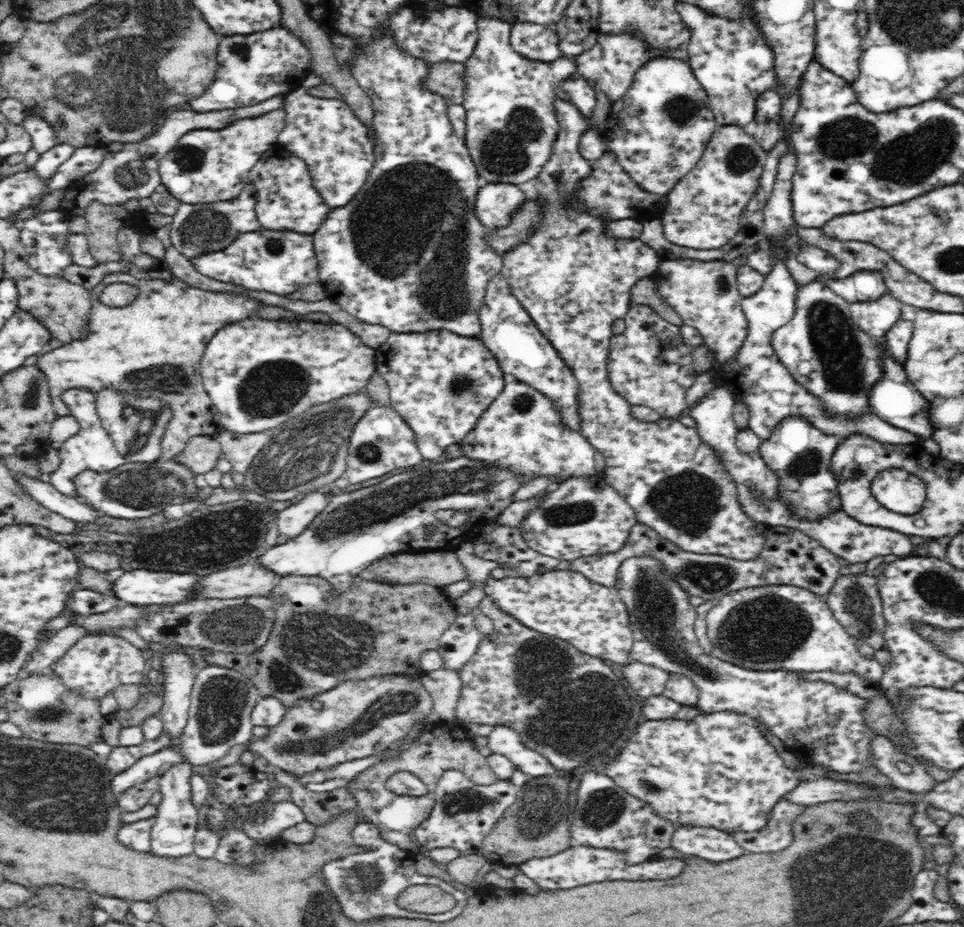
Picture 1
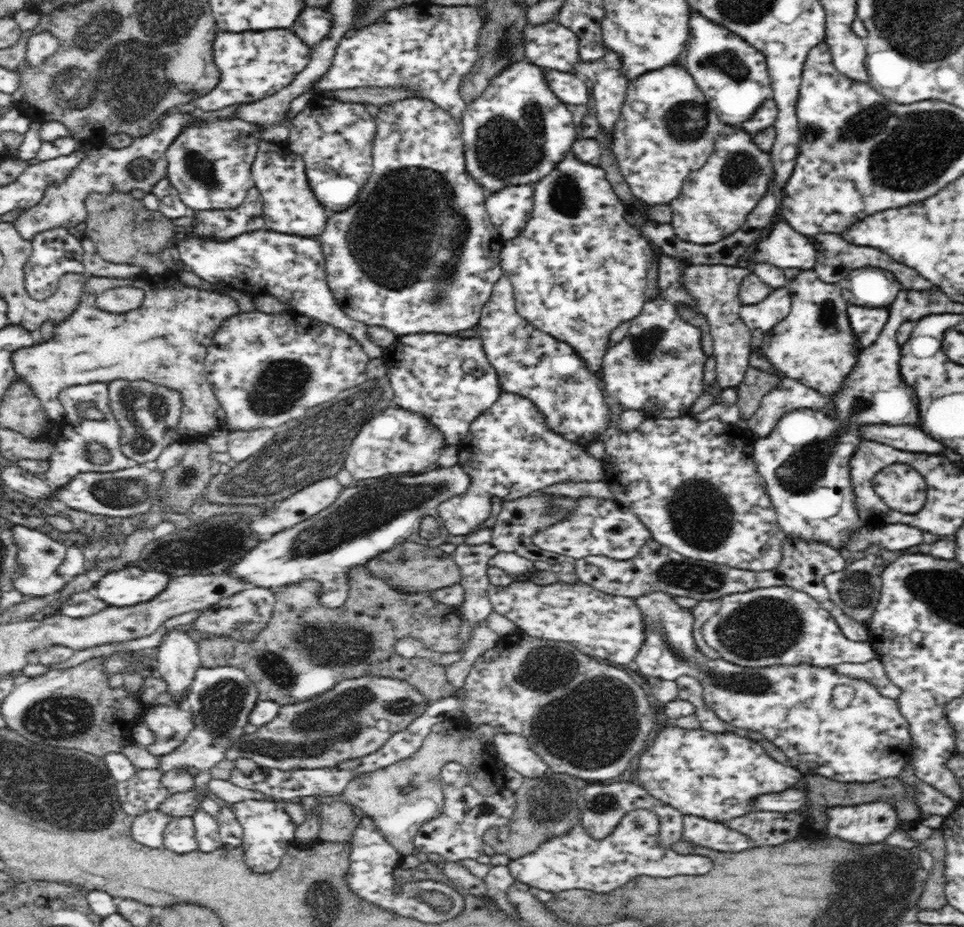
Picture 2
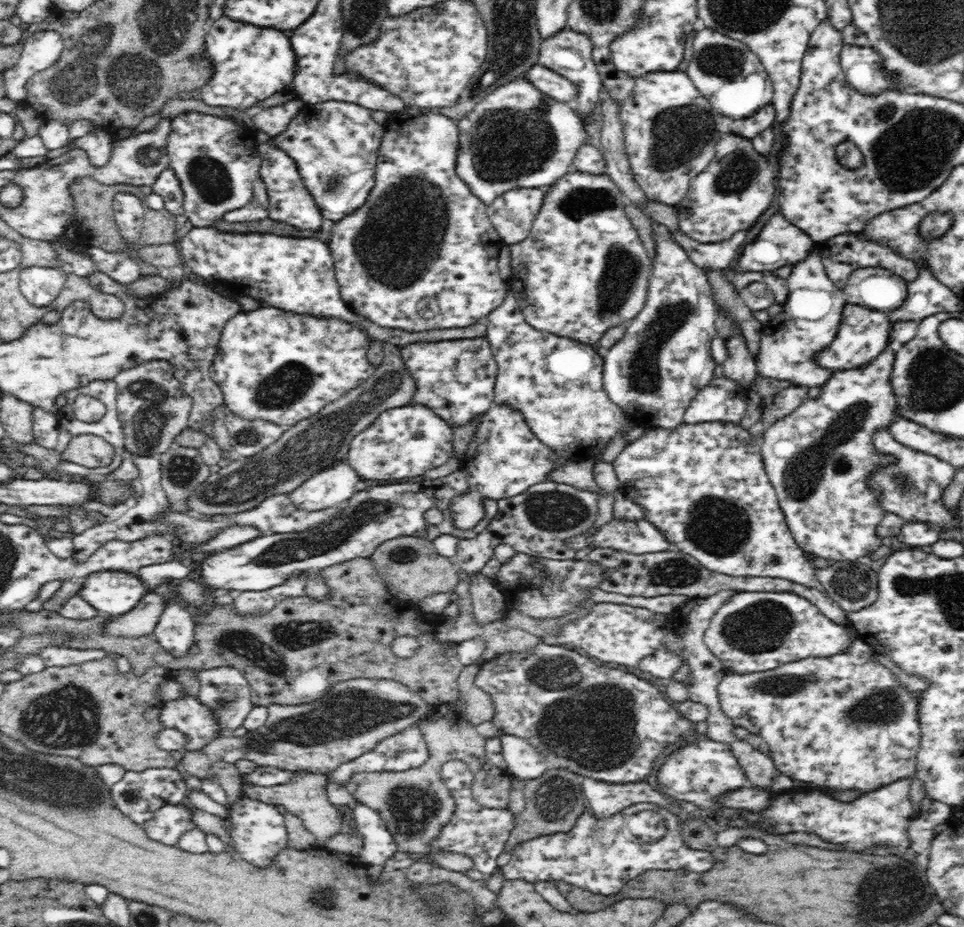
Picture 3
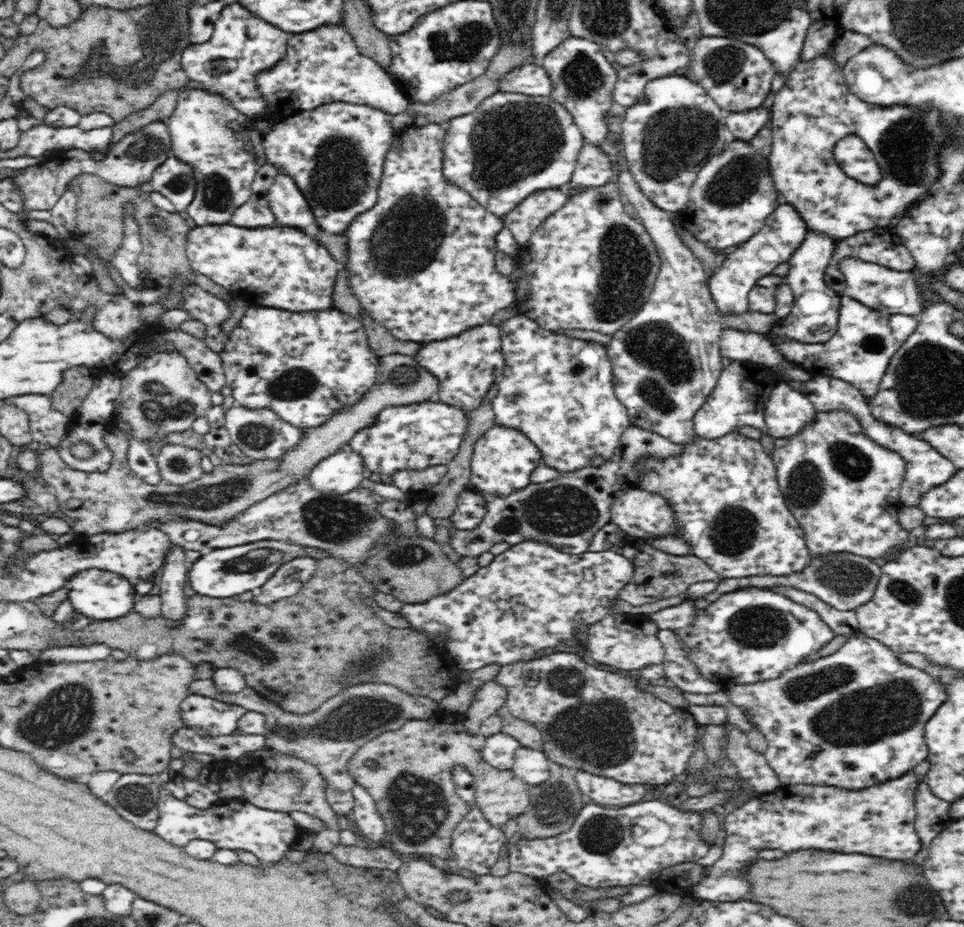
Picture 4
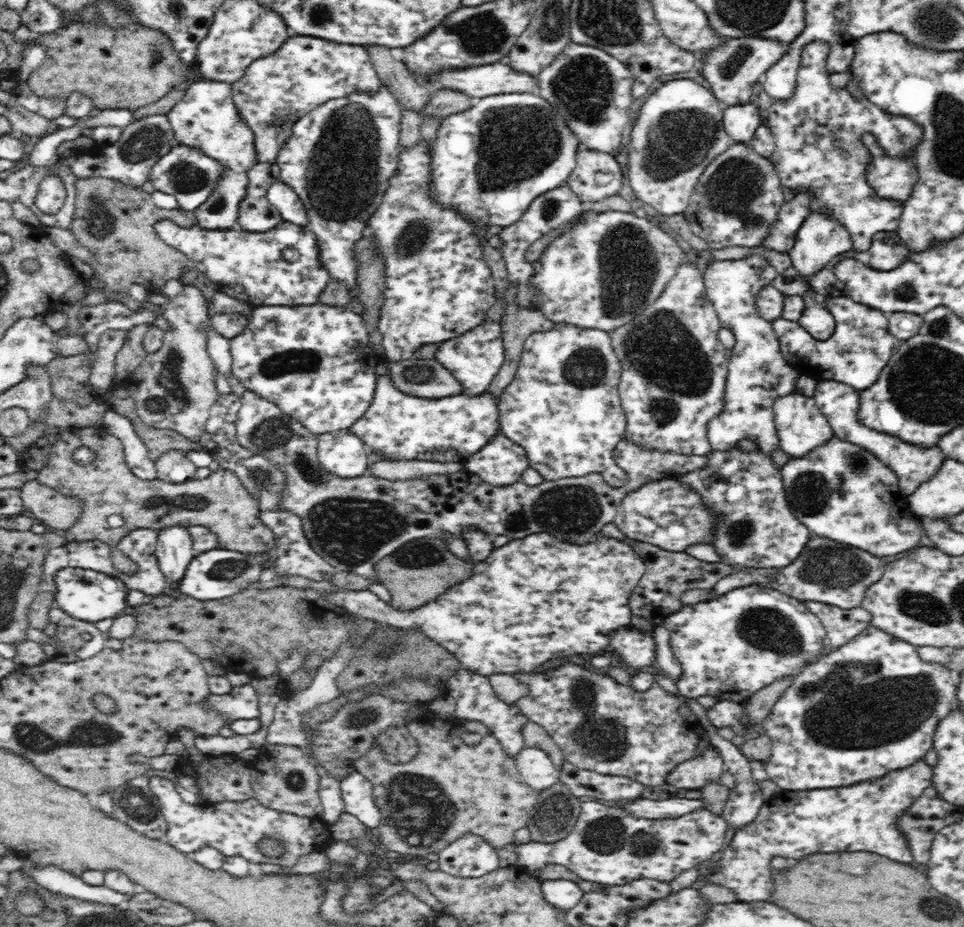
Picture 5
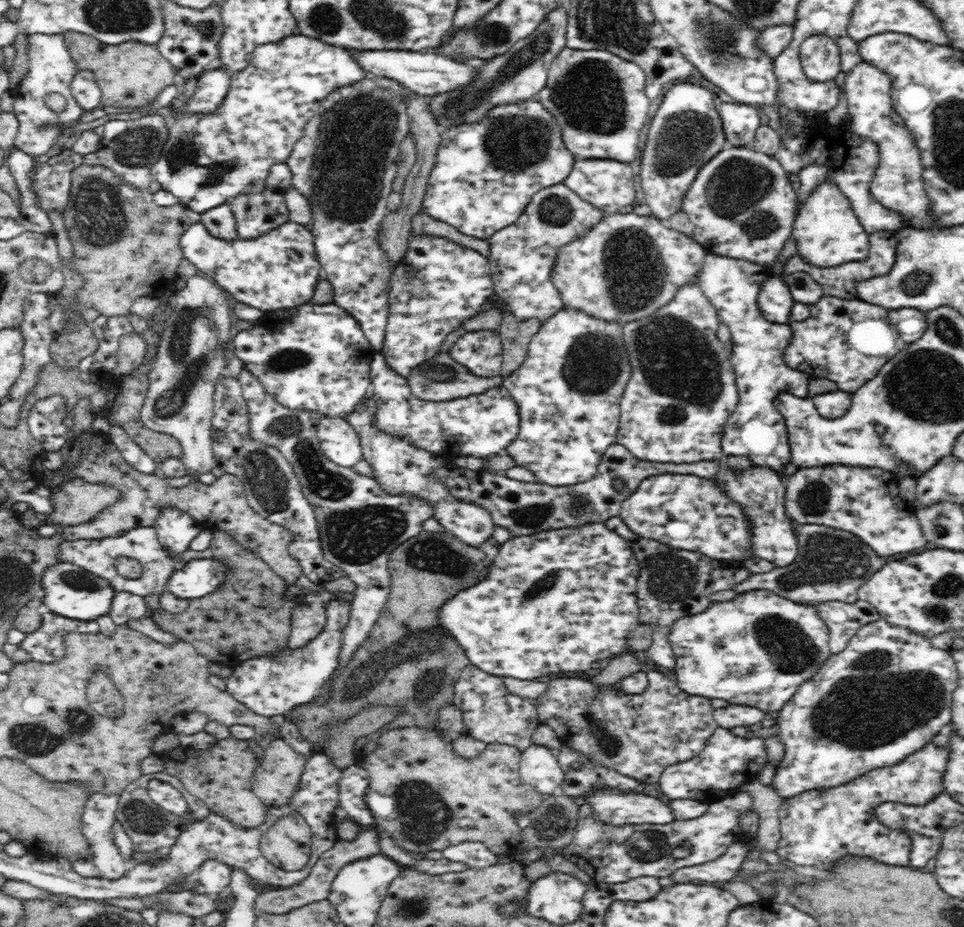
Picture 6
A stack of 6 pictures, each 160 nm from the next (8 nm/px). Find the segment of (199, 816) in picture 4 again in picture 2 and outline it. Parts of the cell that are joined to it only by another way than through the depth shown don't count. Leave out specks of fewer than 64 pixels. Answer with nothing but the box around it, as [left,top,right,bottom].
[130,799,296,874]

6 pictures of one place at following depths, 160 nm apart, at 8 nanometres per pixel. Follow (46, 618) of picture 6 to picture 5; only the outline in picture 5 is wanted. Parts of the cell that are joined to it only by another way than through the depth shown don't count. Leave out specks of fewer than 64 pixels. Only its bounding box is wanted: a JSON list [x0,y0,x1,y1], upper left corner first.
[42,606,106,663]

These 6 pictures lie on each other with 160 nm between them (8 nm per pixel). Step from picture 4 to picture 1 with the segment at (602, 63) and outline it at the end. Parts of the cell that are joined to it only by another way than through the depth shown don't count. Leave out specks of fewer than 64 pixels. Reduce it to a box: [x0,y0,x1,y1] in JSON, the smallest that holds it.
[509,23,564,63]

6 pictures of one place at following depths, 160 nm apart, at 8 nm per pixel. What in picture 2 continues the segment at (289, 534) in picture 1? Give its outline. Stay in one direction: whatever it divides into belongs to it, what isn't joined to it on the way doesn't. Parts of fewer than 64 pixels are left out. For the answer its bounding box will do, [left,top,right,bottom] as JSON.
[252,478,343,534]

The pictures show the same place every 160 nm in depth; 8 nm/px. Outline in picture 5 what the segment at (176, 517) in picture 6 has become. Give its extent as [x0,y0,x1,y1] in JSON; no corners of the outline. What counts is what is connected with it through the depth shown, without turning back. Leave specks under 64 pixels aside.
[156,527,195,585]

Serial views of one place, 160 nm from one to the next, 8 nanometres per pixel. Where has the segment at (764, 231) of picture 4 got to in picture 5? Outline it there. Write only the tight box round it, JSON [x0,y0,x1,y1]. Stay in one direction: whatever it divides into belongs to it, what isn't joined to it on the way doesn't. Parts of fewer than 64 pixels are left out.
[703,195,809,454]

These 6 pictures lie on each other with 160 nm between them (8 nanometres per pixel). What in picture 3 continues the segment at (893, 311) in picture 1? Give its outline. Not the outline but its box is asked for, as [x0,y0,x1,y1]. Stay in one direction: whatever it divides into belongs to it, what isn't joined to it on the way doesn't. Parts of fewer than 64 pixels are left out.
[816,304,890,373]

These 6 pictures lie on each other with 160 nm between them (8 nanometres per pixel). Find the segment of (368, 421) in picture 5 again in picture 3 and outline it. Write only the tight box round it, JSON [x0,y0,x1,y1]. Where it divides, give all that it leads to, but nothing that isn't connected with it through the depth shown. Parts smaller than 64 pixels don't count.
[344,405,455,480]

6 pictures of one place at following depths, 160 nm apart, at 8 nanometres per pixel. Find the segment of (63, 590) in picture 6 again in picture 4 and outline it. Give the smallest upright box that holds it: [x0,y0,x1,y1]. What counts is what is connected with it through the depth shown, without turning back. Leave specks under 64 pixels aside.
[69,568,136,620]

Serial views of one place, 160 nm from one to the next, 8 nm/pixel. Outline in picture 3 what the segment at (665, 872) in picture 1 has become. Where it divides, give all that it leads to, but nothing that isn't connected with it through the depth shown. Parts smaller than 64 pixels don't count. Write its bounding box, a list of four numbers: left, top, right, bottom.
[502,803,715,896]

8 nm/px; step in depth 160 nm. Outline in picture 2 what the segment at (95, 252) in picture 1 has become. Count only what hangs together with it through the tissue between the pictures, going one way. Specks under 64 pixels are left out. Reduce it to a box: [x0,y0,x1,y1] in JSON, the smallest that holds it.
[85,192,174,275]

